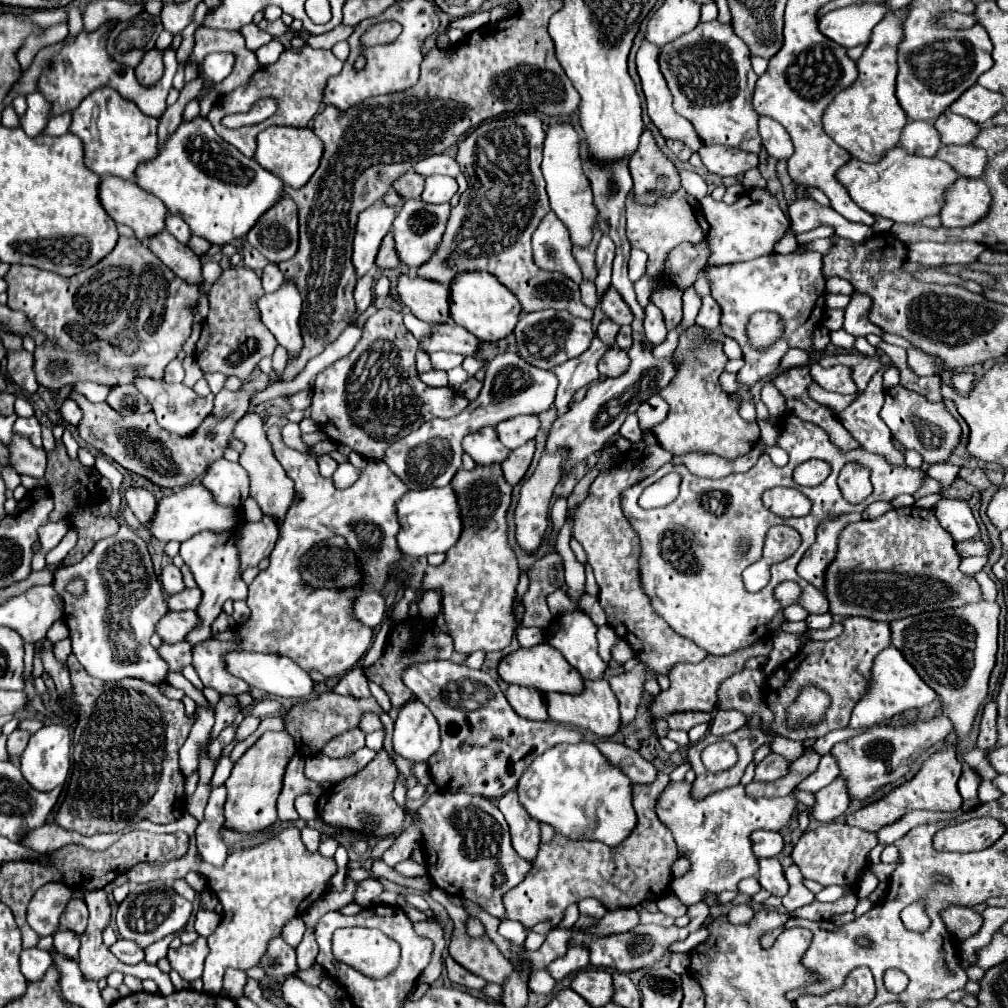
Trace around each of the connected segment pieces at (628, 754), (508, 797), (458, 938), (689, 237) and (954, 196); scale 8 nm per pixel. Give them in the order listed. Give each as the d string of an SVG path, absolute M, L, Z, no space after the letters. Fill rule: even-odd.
M598 740L596 746L606 756L606 760L610 760L610 764L626 772L626 776L632 782L648 784L656 778L656 768L650 762L646 762L636 750L610 740Z
M510 790L504 794L498 802L500 812L504 814L508 826L510 826L510 838L512 838L512 848L516 854L528 862L532 862L538 854L540 846L540 826L534 818L528 816L528 812L520 806L516 790Z
M432 888L432 890L430 890L430 896L446 908L446 912L450 914L450 918L452 918L452 922L454 922L454 930L452 930L452 938L450 938L450 946L448 946L450 956L452 956L460 966L464 966L468 972L472 972L472 974L484 978L486 982L504 984L504 980L506 980L508 974L512 972L512 964L500 954L500 950L498 950L496 944L488 938L488 934L478 936L478 938L468 936L468 934L466 934L466 926L464 926L464 920L468 918L468 912L466 912L464 908L456 906L456 904L452 902L452 898L446 896L446 892L442 892L440 888Z
M680 188L676 194L672 194L666 200L658 200L654 206L640 206L636 202L632 202L632 194L626 202L626 234L630 240L632 248L640 248L648 254L648 274L652 276L652 280L658 276L658 270L662 266L662 262L666 260L666 254L682 244L682 242L700 242L706 238L710 226L708 222L698 222L696 216L696 206L690 202L688 194Z
M958 178L950 188L946 188L946 206L938 214L942 226L970 226L978 222L990 206L990 192L982 178Z

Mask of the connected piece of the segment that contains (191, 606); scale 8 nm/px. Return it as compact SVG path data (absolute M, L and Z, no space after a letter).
M184 588L182 592L178 592L174 596L168 596L166 604L168 604L170 610L176 610L176 612L180 612L180 610L196 610L200 598L202 598L200 588Z

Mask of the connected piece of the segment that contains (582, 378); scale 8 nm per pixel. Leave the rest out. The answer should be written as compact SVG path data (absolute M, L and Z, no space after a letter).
M594 338L592 346L584 354L580 354L578 358L572 358L552 370L560 380L556 402L554 402L558 416L562 416L562 412L566 412L566 408L570 408L570 402L574 400L576 392L580 392L590 382L598 380L596 366L606 350L608 350L608 346L604 346L598 338Z

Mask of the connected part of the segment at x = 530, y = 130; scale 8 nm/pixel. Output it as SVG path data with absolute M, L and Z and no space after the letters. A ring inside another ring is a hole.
M502 114L494 120L482 122L472 134L468 134L458 144L456 162L460 164L462 174L468 180L468 190L460 196L460 202L456 208L452 208L450 220L446 224L446 232L442 238L442 244L438 252L418 268L418 276L436 280L440 284L448 284L456 272L464 270L488 270L492 272L514 296L518 296L518 302L522 304L522 312L536 312L536 310L568 310L570 314L592 320L594 310L582 304L578 284L572 282L568 276L562 276L558 272L548 272L536 266L532 258L532 244L530 238L534 230L538 228L544 214L550 212L548 196L544 190L544 178L540 172L542 162L542 144L544 144L544 130L538 114Z

